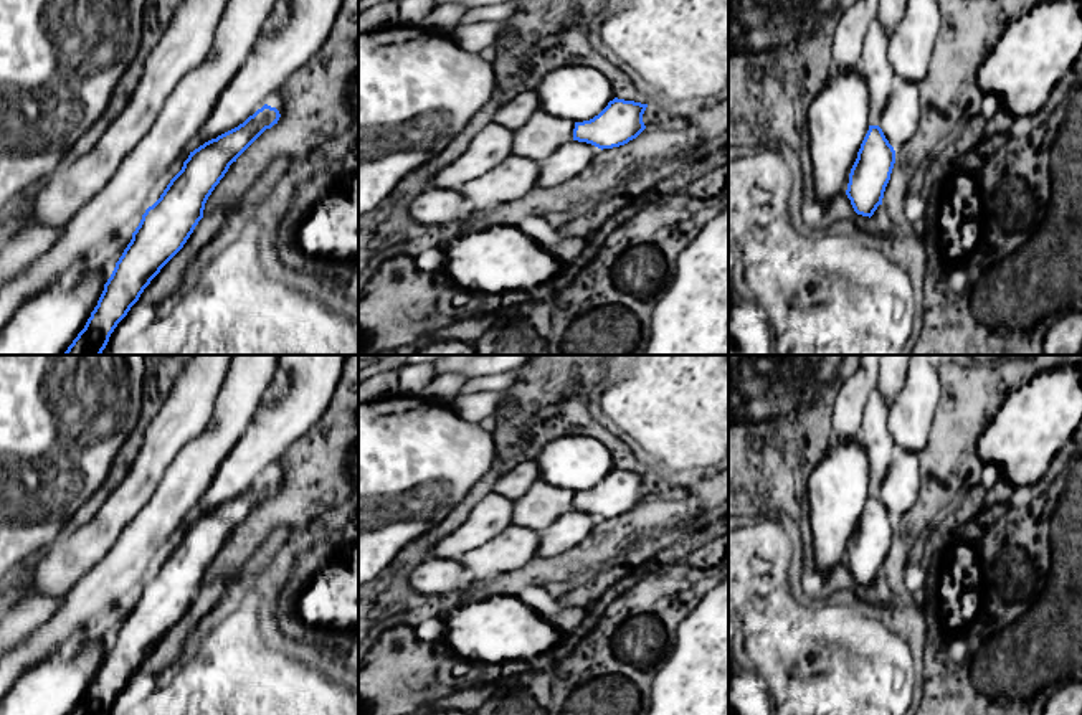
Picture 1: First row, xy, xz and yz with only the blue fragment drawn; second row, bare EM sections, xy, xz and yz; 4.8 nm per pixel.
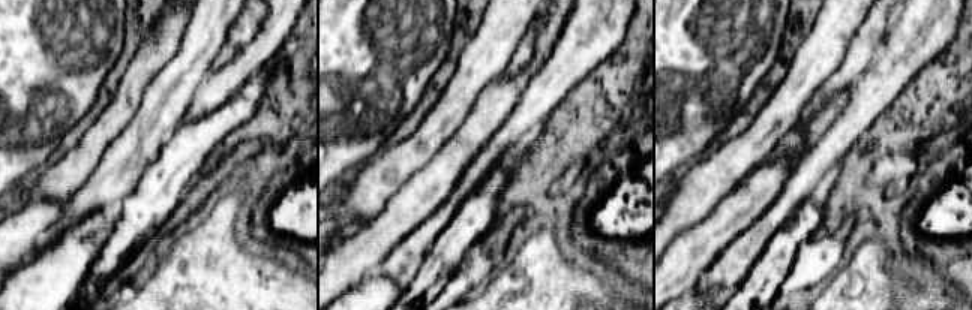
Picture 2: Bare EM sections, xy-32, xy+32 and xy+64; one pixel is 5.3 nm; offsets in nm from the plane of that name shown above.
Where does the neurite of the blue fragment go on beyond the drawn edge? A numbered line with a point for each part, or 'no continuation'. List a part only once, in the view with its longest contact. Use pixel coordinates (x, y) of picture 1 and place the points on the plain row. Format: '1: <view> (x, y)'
no continuation

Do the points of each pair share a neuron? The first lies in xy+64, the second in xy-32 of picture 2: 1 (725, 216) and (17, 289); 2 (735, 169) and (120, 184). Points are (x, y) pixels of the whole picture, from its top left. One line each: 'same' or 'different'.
1: different
2: same

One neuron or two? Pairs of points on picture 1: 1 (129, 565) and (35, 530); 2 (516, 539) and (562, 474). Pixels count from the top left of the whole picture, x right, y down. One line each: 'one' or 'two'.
1: two
2: two

